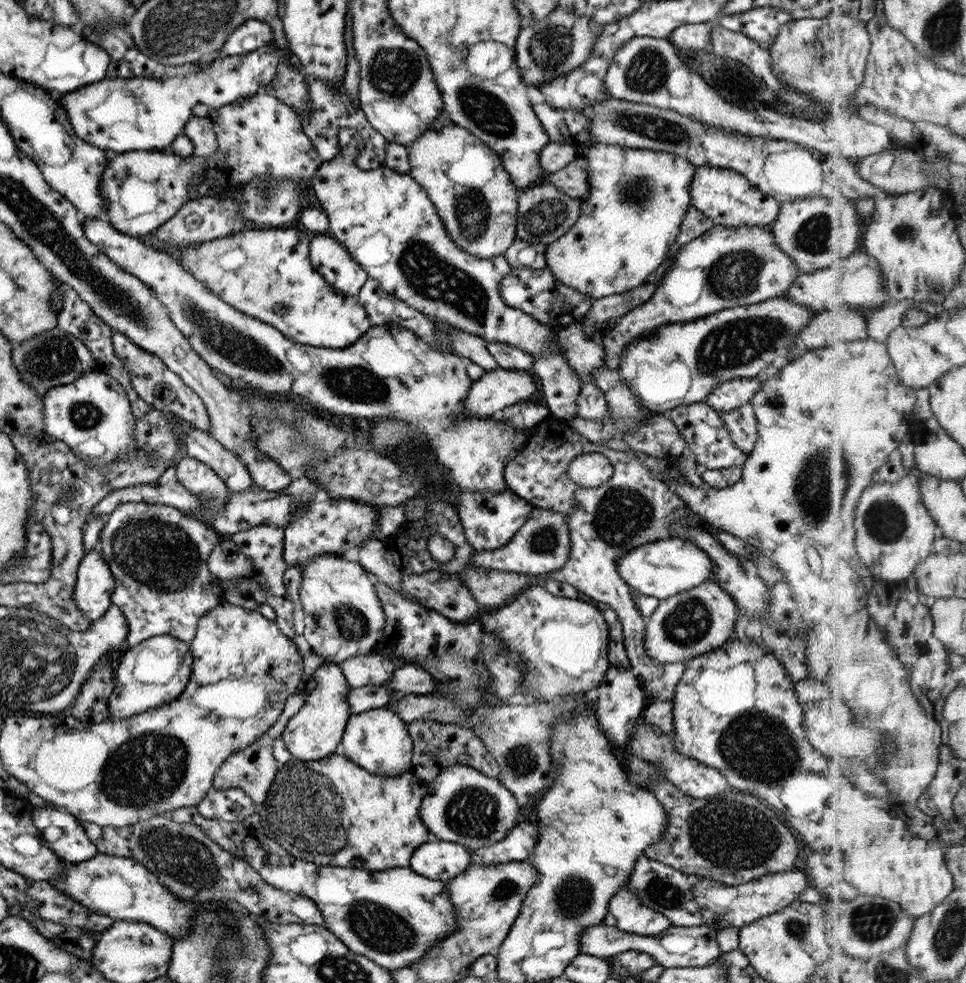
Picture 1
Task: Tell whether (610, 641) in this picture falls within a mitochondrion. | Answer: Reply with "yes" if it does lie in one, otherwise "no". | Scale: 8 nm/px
no

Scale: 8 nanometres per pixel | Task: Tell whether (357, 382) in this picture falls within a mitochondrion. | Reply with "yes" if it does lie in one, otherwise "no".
yes

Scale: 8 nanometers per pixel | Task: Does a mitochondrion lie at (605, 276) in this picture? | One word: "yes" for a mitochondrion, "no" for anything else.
no

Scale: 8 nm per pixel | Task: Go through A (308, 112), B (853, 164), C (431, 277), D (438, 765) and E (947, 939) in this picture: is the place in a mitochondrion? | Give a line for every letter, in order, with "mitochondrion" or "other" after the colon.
A: other
B: other
C: mitochondrion
D: other
E: mitochondrion

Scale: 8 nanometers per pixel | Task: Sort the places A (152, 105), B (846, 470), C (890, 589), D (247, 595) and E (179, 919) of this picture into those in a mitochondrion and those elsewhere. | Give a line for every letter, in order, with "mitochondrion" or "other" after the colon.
A: other
B: mitochondrion
C: other
D: other
E: other

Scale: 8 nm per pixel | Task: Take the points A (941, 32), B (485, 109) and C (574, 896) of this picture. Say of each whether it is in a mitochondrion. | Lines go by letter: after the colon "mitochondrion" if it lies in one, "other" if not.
A: mitochondrion
B: mitochondrion
C: mitochondrion

